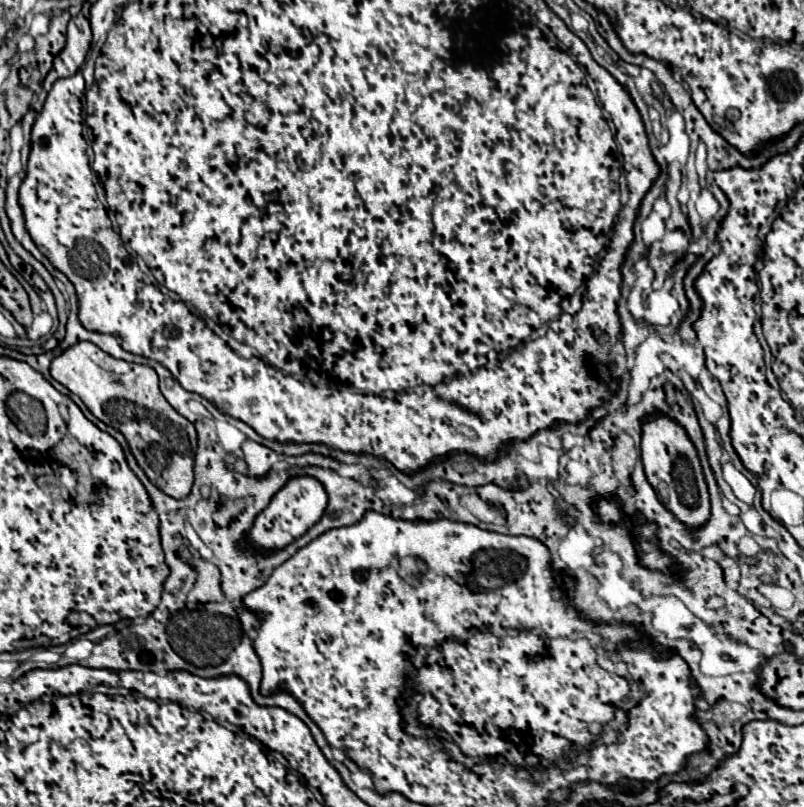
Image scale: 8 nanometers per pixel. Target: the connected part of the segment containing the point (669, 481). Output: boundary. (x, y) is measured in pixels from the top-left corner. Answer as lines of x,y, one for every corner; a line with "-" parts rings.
662,412
650,414
642,422
640,452
642,452
640,458
646,470
646,478
656,490
660,502
684,524
692,528
702,526
710,516
710,500
696,446
688,438
686,430
676,420
672,420

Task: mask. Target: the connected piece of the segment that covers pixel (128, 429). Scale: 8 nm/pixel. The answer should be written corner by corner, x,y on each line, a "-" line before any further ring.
78,342
52,360
50,374
72,394
80,396
98,420
124,434
138,466
156,488
176,500
190,494
194,482
196,428
166,402
158,388
158,376
150,366
116,360
92,342

